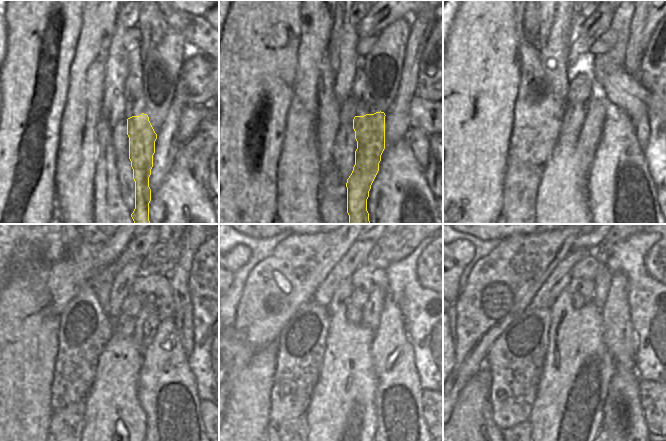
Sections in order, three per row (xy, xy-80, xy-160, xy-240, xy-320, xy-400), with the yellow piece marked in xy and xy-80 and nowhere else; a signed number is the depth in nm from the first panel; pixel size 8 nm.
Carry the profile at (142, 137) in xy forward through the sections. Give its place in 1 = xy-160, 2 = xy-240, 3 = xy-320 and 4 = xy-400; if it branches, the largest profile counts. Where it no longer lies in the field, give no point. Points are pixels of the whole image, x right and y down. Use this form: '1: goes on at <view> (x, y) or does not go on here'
1: goes on at xy-160 (595, 108)
2: goes on at xy-240 (146, 324)
3: goes on at xy-320 (371, 312)
4: goes on at xy-400 (602, 280)

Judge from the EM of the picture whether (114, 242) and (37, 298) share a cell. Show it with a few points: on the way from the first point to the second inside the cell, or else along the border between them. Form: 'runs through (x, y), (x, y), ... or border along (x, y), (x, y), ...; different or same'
border along (46, 267), (48, 307), (55, 313); different

